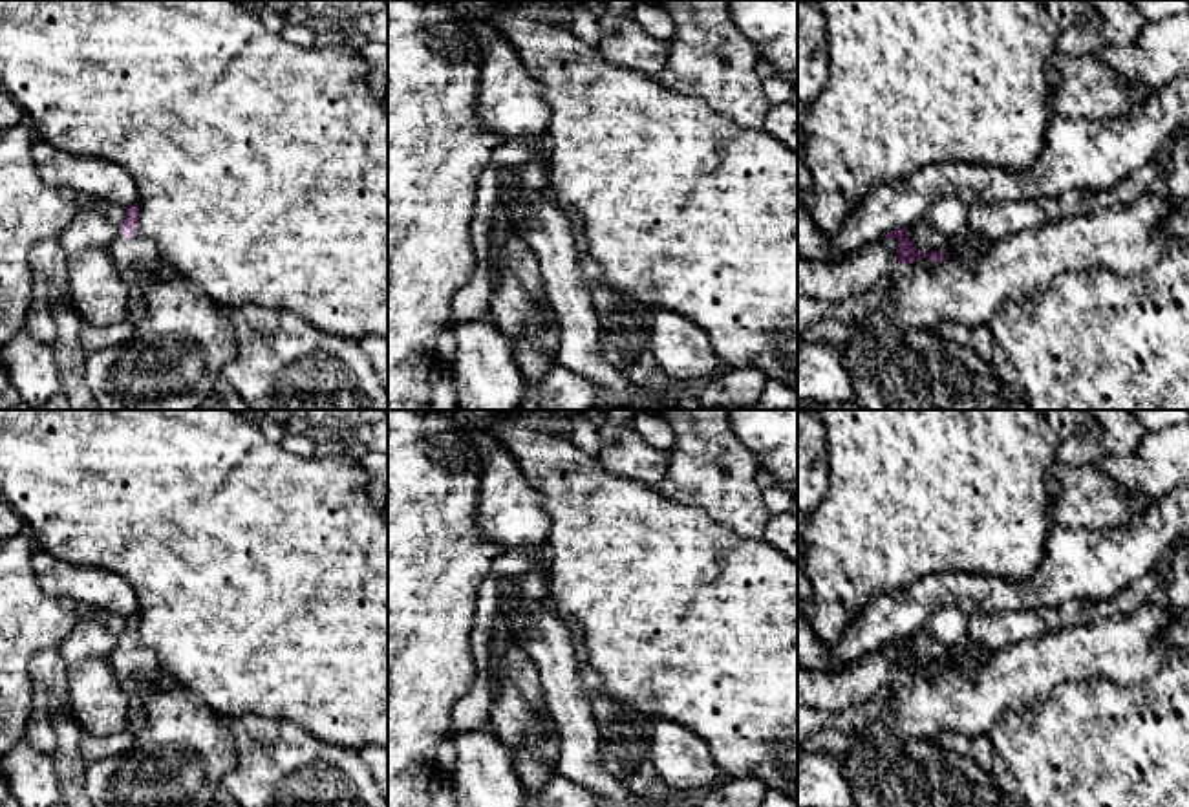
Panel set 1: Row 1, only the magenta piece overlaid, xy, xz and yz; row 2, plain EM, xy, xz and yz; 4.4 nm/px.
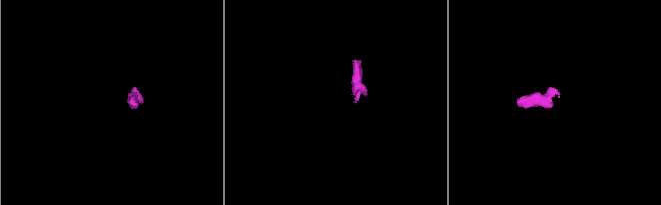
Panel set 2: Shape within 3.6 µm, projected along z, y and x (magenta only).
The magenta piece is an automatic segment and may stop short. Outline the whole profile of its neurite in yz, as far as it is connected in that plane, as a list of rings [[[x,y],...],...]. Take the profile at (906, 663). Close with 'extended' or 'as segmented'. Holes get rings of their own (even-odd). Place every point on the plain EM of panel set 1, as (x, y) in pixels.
[[[894,639],[884,646],[885,650],[896,648],[896,672],[898,673],[913,673],[916,670],[927,668],[931,672],[942,672],[946,668],[957,668],[968,675],[975,675],[977,670],[984,664],[984,661],[993,653],[982,644],[971,644],[962,653],[957,653],[949,661],[931,661],[922,662],[915,651],[909,648],[907,639]]] | extended

